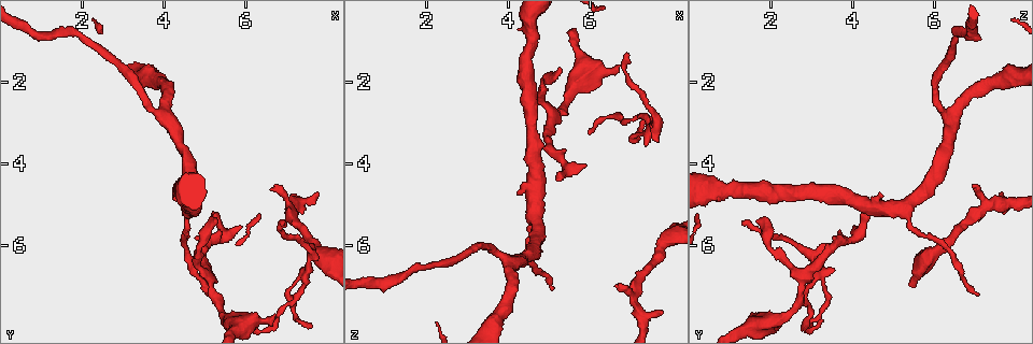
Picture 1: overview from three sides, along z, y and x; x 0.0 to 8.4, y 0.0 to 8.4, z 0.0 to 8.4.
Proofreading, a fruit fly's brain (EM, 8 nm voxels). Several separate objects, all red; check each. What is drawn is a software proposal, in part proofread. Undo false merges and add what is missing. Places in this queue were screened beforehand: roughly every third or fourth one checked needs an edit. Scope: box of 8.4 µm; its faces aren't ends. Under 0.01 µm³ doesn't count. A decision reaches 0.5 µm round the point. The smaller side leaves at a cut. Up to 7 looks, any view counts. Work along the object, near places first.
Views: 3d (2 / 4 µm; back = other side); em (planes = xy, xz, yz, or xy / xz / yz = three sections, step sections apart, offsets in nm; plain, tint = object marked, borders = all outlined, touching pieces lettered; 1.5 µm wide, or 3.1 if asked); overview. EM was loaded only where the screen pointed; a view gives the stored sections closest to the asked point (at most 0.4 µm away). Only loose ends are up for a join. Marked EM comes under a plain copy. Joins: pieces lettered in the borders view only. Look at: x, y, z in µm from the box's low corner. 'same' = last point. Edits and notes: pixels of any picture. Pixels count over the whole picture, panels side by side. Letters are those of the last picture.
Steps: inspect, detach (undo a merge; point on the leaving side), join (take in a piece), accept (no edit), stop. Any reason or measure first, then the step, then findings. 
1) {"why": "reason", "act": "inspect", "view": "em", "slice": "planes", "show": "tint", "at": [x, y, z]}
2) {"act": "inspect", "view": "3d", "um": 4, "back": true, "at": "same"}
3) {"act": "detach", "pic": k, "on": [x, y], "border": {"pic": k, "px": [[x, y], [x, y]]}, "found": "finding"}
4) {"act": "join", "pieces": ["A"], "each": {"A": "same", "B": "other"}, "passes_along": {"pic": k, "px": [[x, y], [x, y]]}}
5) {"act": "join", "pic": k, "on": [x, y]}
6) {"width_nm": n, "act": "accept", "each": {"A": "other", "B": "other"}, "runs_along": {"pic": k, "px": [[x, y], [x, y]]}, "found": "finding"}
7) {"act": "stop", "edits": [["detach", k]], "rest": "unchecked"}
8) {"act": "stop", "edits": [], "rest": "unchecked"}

{"why": "thin end", "act": "inspect", "view": "em", "slice": "planes", "show": "borders", "at": [5.00, 7.25, 7.05]}

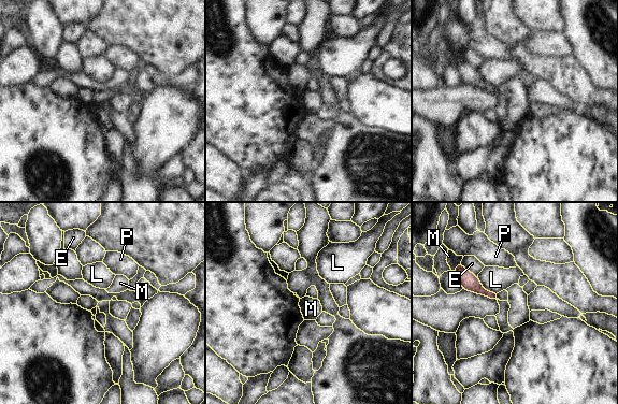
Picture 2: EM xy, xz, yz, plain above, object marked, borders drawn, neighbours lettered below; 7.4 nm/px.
{"act": "accept", "each": {"E": "other", "L": "other", "M": "other", "P": "other"}, "border": {"pic": 2, "px": [[477, 276], [487, 290], [498, 292]]}, "found": "none of them fits"}

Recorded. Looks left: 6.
{"act": "inspect", "view": "3d", "um": 2, "back": true, "at": [7.75, 4.75, 7.65]}

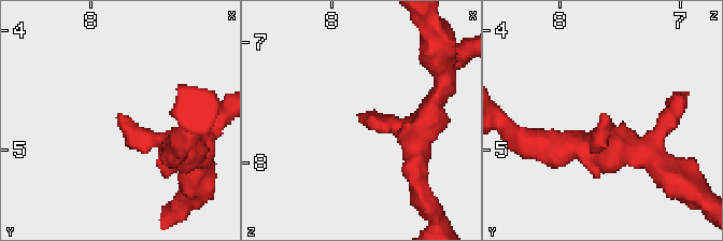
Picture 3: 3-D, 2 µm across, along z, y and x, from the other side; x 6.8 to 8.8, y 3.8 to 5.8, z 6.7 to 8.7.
{"act": "inspect", "view": "em", "slice": "yz", "step": 4, "show": "tint", "at": [7.74, 4.68, 7.66]}

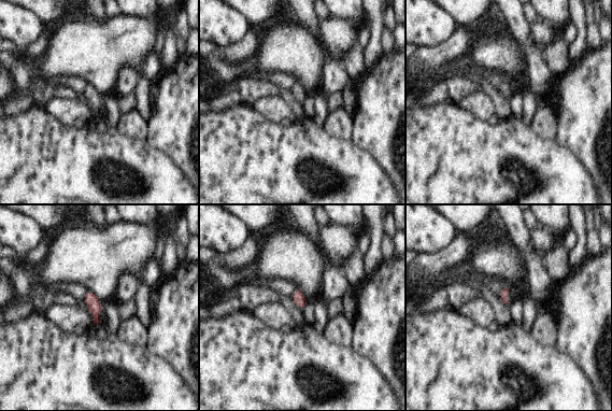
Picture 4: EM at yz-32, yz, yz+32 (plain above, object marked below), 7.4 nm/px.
{"why": "another direction", "act": "inspect", "view": "em", "slice": "planes", "show": "borders", "at": "same"}

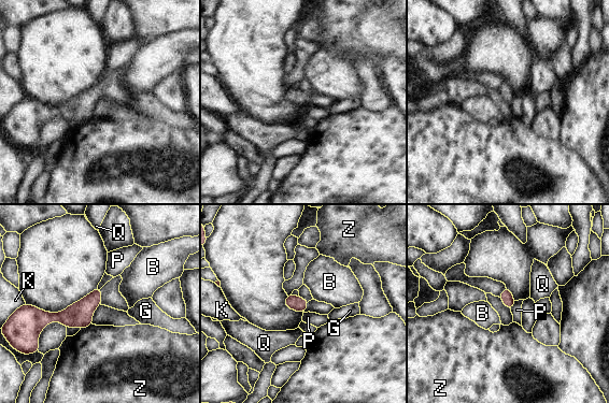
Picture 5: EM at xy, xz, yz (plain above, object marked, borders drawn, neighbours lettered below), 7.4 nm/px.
{"longest_contact_nm": ["Z", 100], "act": "accept", "each": {"B": "other", "G": "other", "K": "other", "P": "other", "Q": "other", "Z": "other"}, "border": {"pic": 5, "px": [[515, 301], [510, 310]]}, "found": "none of them fits"}

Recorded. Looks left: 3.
{"why": "narrows sharply", "act": "inspect", "view": "em", "slice": "planes", "show": "borders", "at": [4.90, 6.05, 1.95]}

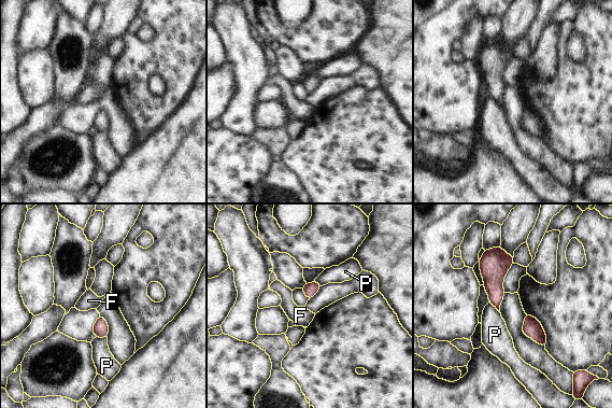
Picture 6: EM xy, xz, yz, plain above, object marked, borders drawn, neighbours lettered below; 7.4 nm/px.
{"act": "accept", "each": {"F": "other", "P": "other"}, "found": "one neuron here"}

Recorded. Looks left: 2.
{"act": "stop", "edits": [], "rest": "unchecked"}

